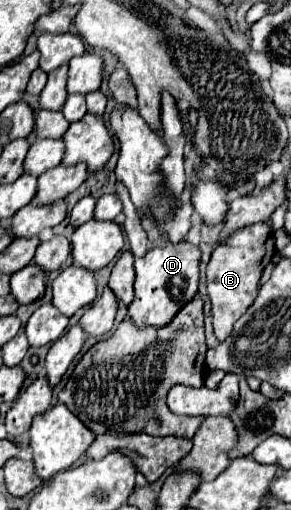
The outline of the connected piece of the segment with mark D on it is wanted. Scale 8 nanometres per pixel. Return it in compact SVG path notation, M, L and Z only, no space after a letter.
M163 236L163 244L151 248L143 258L135 258L135 300L129 306L127 316L137 326L163 326L167 324L185 302L189 302L199 286L201 248L183 240L173 244Z

